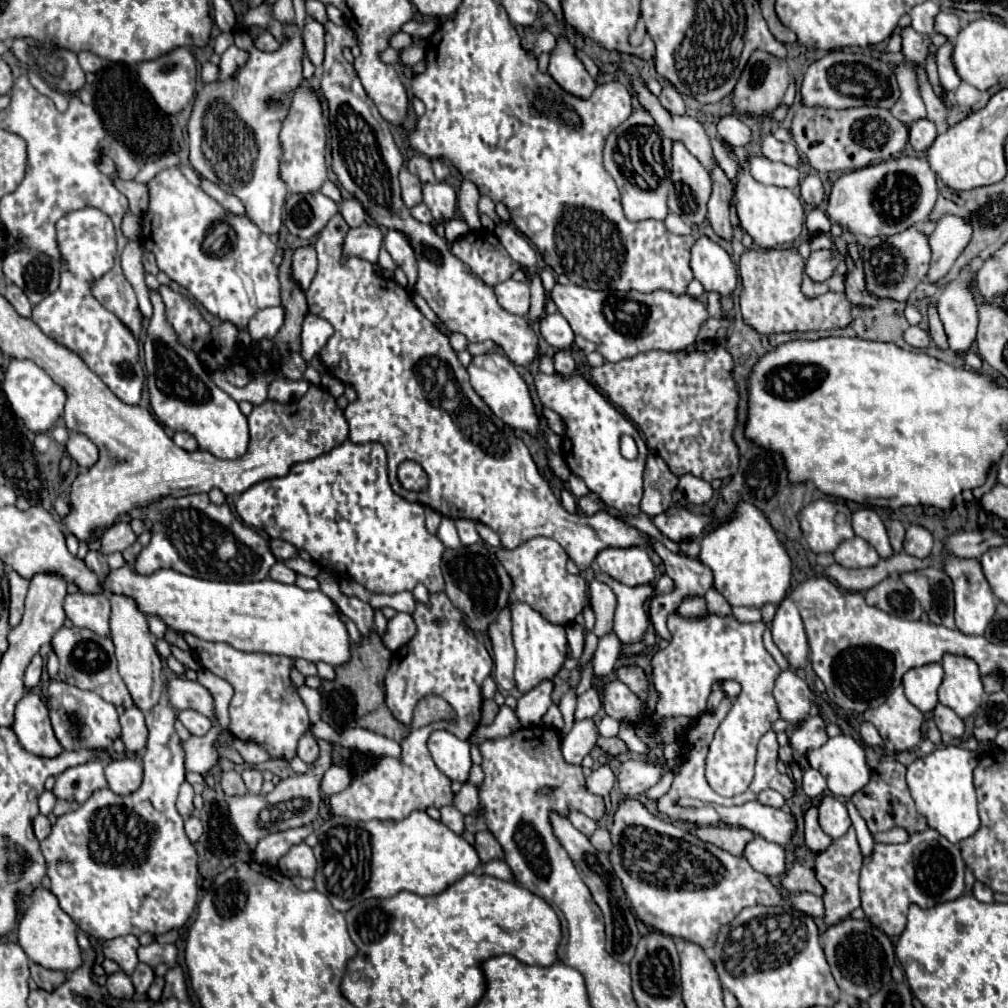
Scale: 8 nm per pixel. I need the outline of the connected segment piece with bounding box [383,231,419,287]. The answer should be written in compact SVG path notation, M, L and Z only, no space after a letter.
M387 231L383 245L389 251L389 255L393 257L393 261L397 263L397 267L401 267L405 271L405 275L409 279L409 287L415 287L419 273L417 273L417 257L415 257L409 237L401 231Z

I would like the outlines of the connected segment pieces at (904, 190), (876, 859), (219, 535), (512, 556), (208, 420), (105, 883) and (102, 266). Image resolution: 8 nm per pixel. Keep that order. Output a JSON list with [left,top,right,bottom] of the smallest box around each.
[[829,157,937,235],[861,829,965,937],[129,493,277,581],[497,537,587,625],[145,289,249,459],[41,703,197,939],[31,207,145,405]]

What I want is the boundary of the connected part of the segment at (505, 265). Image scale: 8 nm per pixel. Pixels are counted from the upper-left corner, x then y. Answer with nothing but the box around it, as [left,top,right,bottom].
[451,231,523,285]

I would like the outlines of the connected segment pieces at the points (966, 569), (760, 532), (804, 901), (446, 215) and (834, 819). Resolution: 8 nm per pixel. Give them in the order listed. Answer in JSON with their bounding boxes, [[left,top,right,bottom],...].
[[943,557,995,635],[699,501,791,607],[783,893,823,917],[423,183,457,221],[819,797,851,839]]

